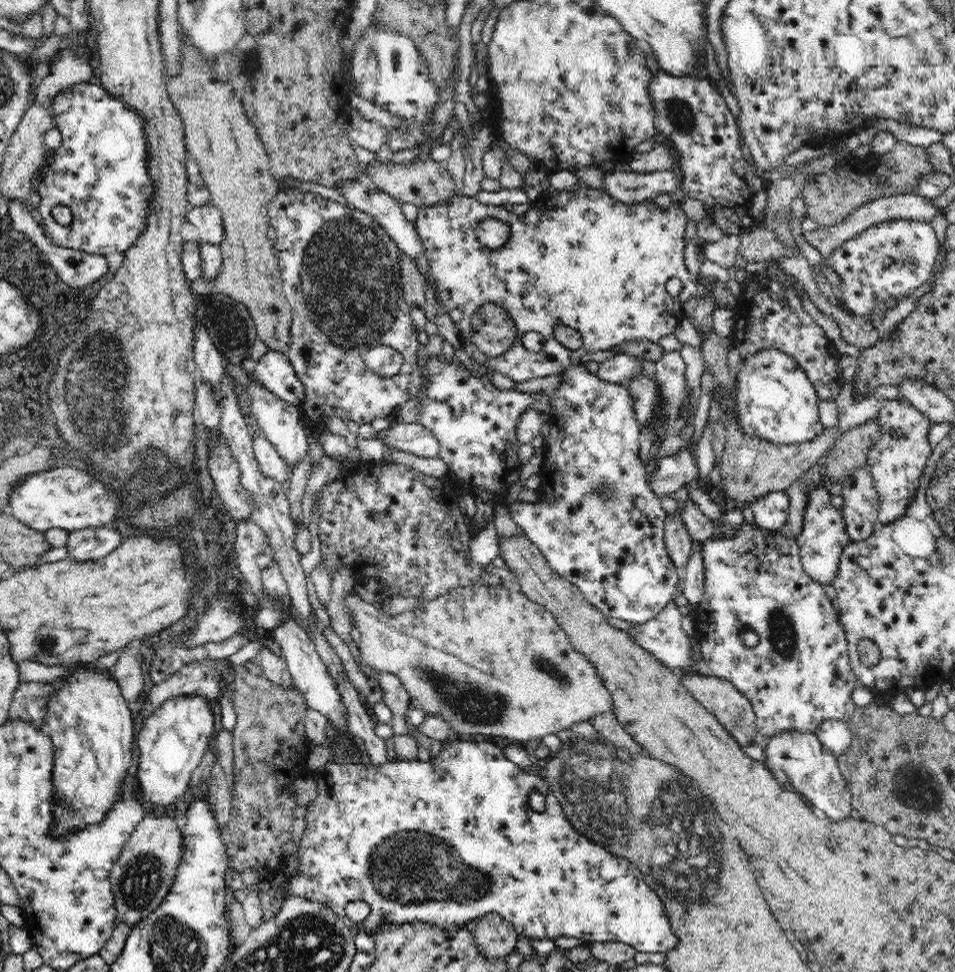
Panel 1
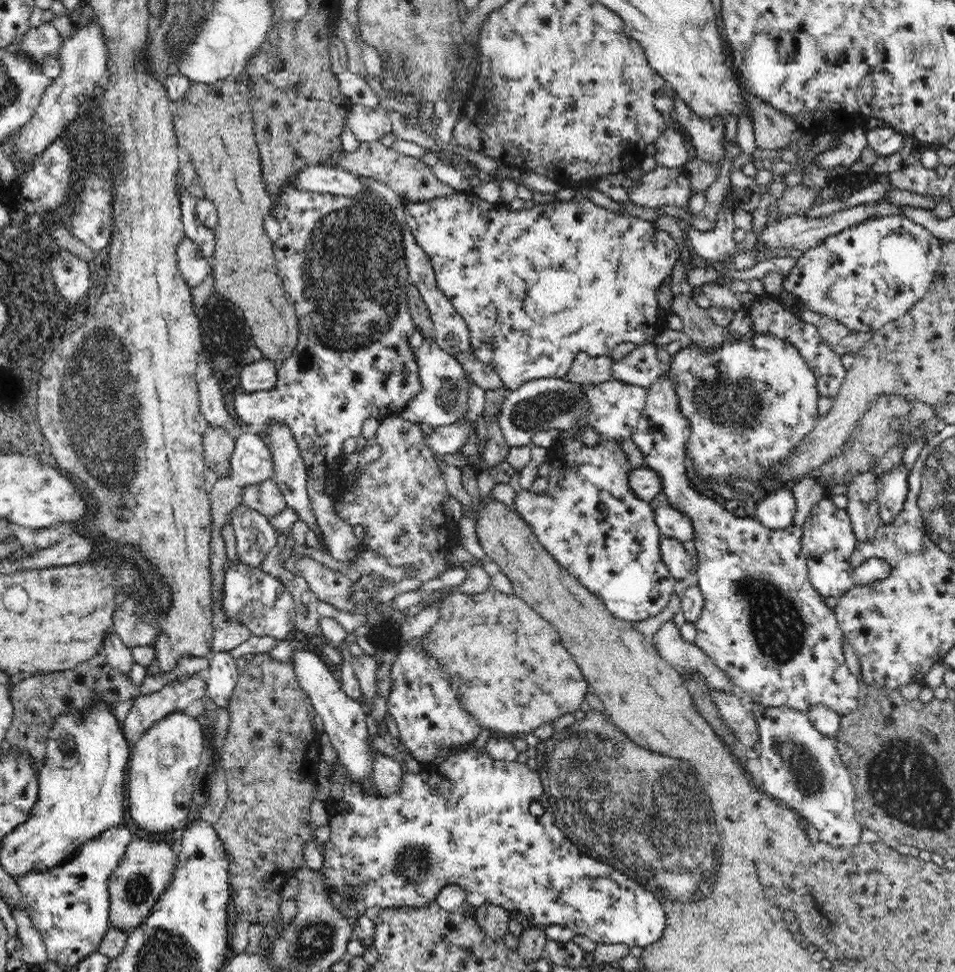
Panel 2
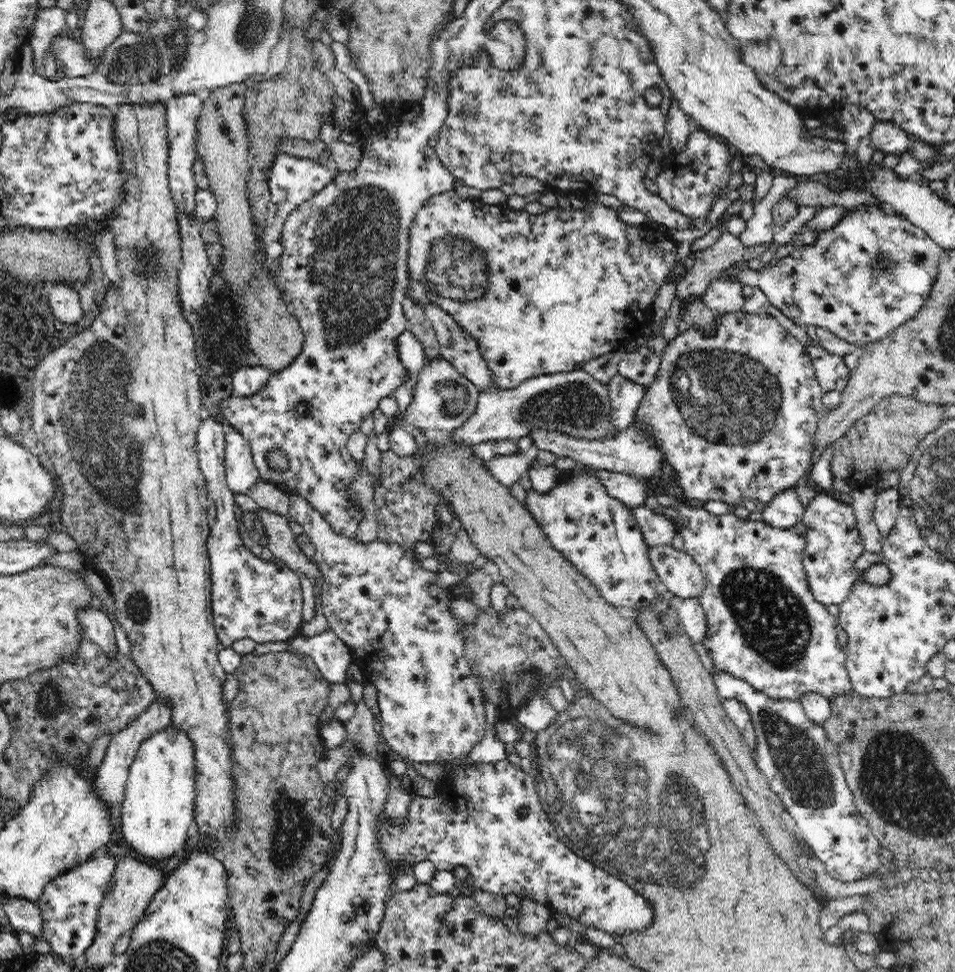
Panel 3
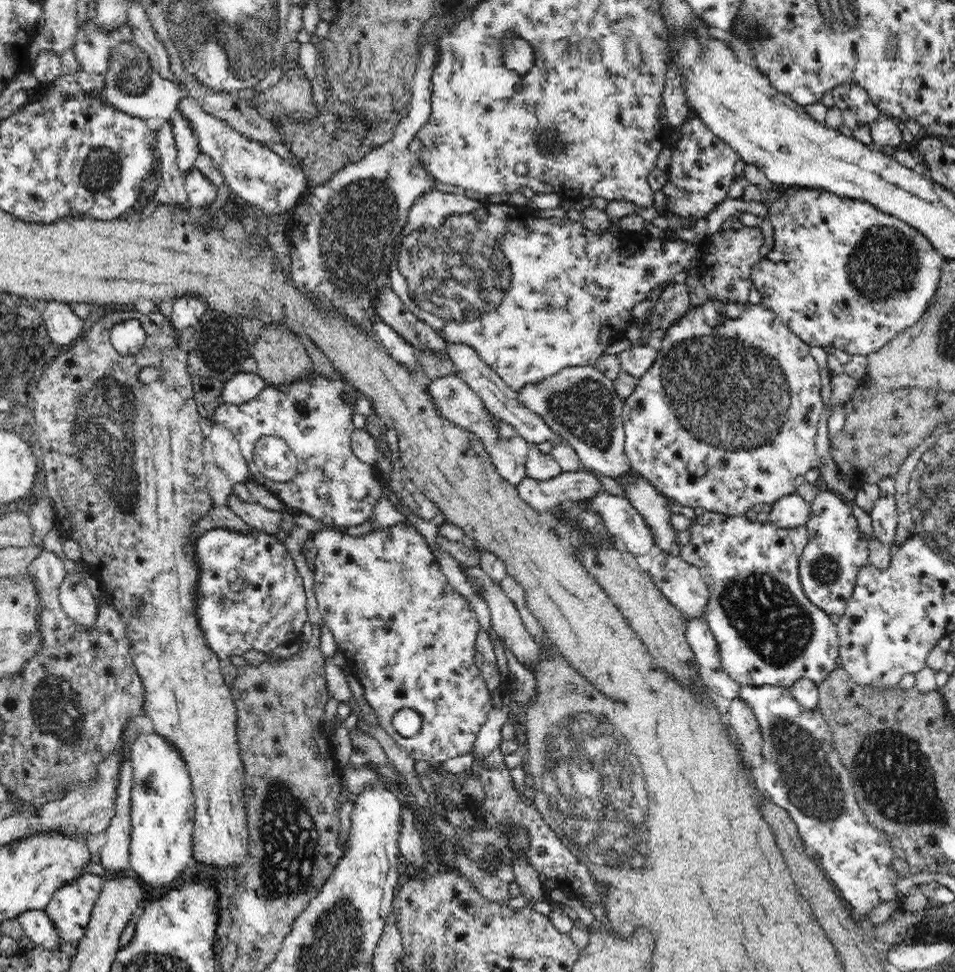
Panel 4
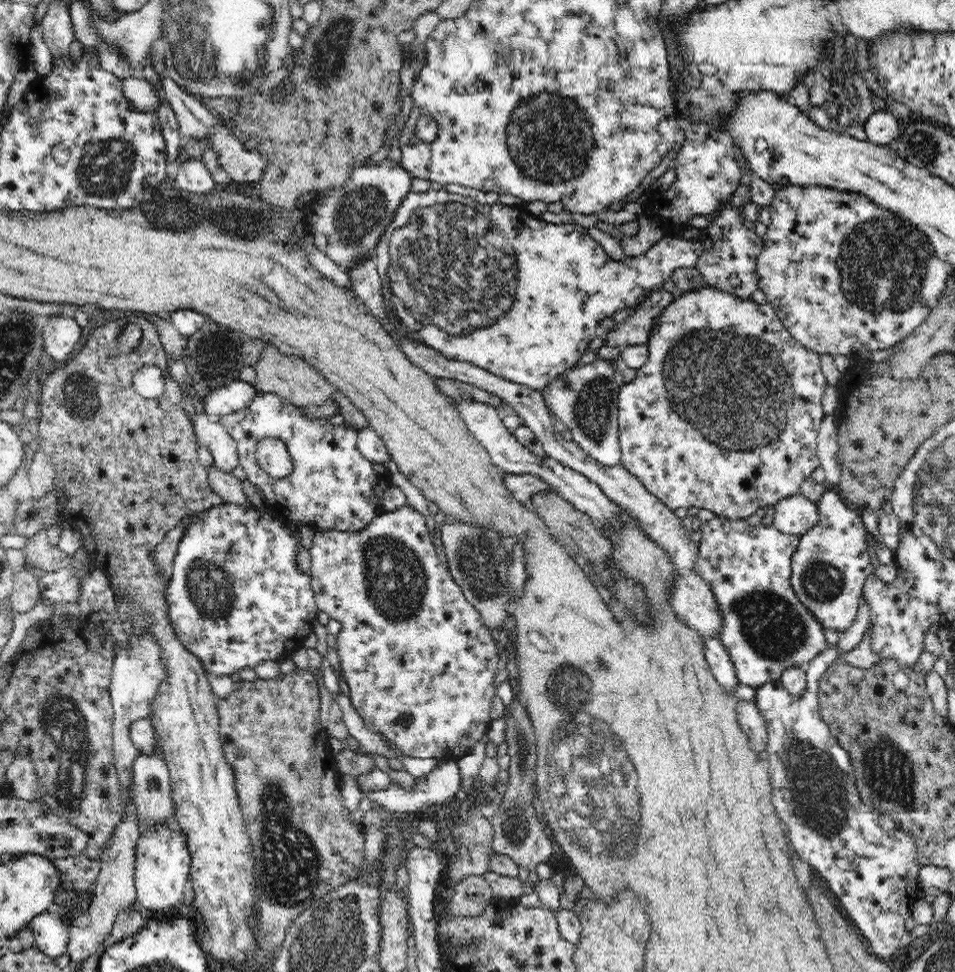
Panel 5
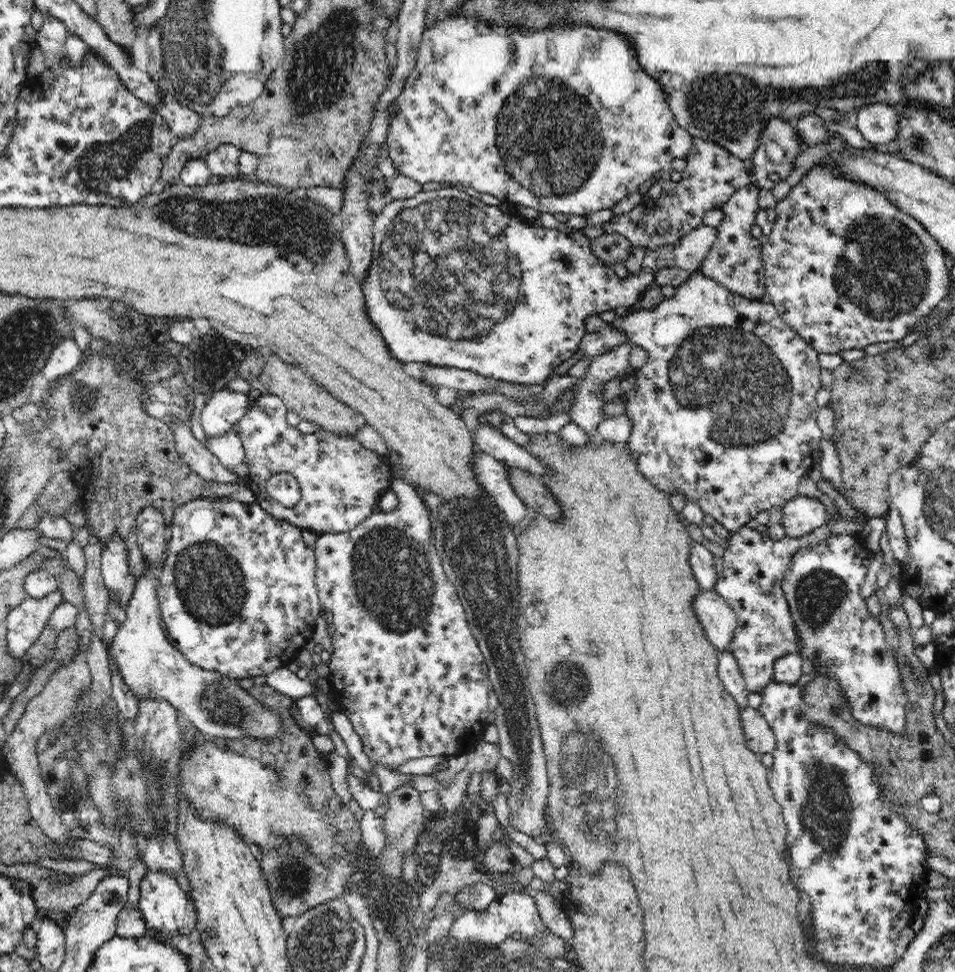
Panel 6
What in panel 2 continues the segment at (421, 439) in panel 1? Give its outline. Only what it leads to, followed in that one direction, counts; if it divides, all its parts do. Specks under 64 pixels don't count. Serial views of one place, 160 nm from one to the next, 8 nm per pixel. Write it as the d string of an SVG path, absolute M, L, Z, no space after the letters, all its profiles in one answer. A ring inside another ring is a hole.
M452 423L449 425L436 426L434 432L422 434L426 447L434 454L446 455L456 453L460 444L464 443L469 436L470 427Z

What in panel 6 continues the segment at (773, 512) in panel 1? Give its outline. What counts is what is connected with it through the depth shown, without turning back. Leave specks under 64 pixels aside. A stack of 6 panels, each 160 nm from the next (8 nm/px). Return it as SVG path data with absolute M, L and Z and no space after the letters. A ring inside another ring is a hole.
M798 495L782 507L785 536L800 538L830 522L822 501Z

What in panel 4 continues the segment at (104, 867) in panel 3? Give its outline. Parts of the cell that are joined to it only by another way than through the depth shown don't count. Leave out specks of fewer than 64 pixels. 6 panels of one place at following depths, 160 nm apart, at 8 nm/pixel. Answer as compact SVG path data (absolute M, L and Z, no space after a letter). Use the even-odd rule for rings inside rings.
M80 873L54 890L54 894L46 904L44 912L54 923L56 937L58 937L60 944L64 942L64 944L76 946L84 938L88 923L90 923L94 912L93 908L97 903L100 892L102 892L104 880L106 878L102 874Z

